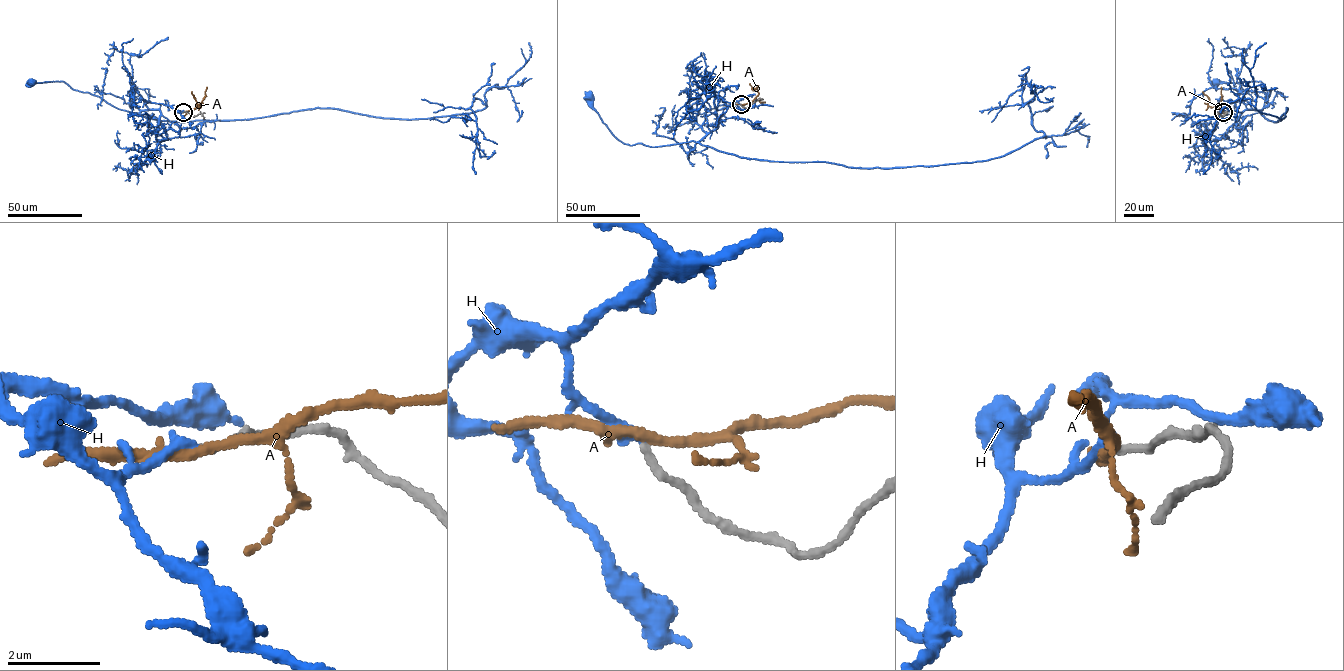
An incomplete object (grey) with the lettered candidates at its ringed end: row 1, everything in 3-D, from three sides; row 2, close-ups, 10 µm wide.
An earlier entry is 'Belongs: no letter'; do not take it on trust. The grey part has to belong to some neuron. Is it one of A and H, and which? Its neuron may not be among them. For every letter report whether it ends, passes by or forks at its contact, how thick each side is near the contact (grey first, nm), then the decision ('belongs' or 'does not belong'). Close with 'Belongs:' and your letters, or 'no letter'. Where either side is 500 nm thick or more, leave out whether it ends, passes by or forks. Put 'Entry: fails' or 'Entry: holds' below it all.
A: it passes by | 170/240 nm | does not belong
H: it ends | 170/220 nm | belongs
Belongs: H
Entry: fails

